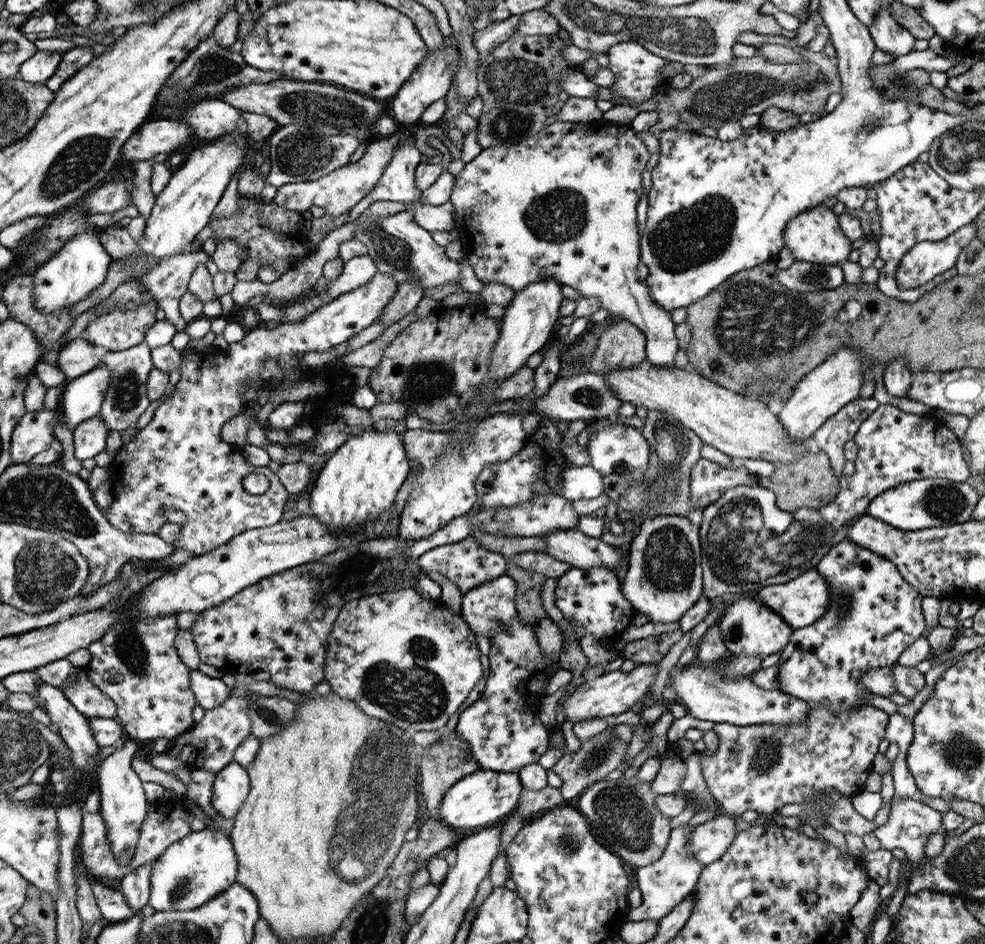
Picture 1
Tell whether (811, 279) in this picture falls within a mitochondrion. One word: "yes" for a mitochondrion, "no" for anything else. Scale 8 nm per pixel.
yes

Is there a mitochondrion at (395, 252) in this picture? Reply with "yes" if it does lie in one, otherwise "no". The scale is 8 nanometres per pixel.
yes

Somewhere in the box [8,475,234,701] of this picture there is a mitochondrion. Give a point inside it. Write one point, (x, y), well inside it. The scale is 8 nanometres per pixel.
(43, 570)

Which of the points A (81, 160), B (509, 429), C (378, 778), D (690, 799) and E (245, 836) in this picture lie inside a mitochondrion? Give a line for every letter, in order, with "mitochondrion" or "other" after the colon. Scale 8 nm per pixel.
A: mitochondrion
B: other
C: mitochondrion
D: other
E: other

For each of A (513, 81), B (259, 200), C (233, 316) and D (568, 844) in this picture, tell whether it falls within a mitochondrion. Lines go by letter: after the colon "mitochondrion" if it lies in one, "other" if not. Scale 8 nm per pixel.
A: mitochondrion
B: other
C: other
D: mitochondrion

